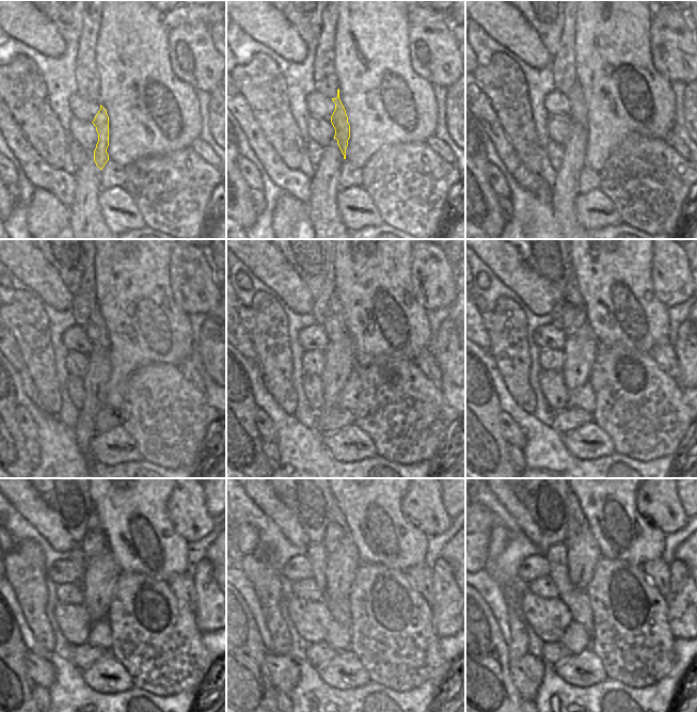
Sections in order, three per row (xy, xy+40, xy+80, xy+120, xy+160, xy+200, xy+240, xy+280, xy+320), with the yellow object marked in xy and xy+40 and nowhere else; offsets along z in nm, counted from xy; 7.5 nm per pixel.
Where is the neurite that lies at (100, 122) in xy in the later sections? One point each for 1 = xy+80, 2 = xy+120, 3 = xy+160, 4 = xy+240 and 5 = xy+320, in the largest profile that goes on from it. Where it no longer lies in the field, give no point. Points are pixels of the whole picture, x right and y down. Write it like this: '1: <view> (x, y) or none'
1: xy+80 (577, 107)
2: xy+120 (95, 329)
3: xy+160 (333, 326)
4: xy+240 (94, 543)
5: xy+320 (575, 517)

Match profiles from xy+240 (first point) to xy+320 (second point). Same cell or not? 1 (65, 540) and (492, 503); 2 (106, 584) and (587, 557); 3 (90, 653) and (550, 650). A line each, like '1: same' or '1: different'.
1: different
2: same
3: same

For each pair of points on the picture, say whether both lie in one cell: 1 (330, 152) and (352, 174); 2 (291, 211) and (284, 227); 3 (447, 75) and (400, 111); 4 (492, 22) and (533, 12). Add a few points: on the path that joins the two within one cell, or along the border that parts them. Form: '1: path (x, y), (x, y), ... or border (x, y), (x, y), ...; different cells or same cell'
1: border (345, 159), (341, 165), (338, 188); different cells
2: path (287, 216), (284, 219), (284, 223); same cell
3: border (413, 69), (432, 85); different cells
4: border (518, 11), (537, 34); different cells

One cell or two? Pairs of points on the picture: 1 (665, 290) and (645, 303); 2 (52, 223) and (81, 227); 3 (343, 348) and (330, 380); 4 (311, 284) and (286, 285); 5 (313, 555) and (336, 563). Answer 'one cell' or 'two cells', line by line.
1: two cells
2: two cells
3: one cell
4: two cells
5: two cells

